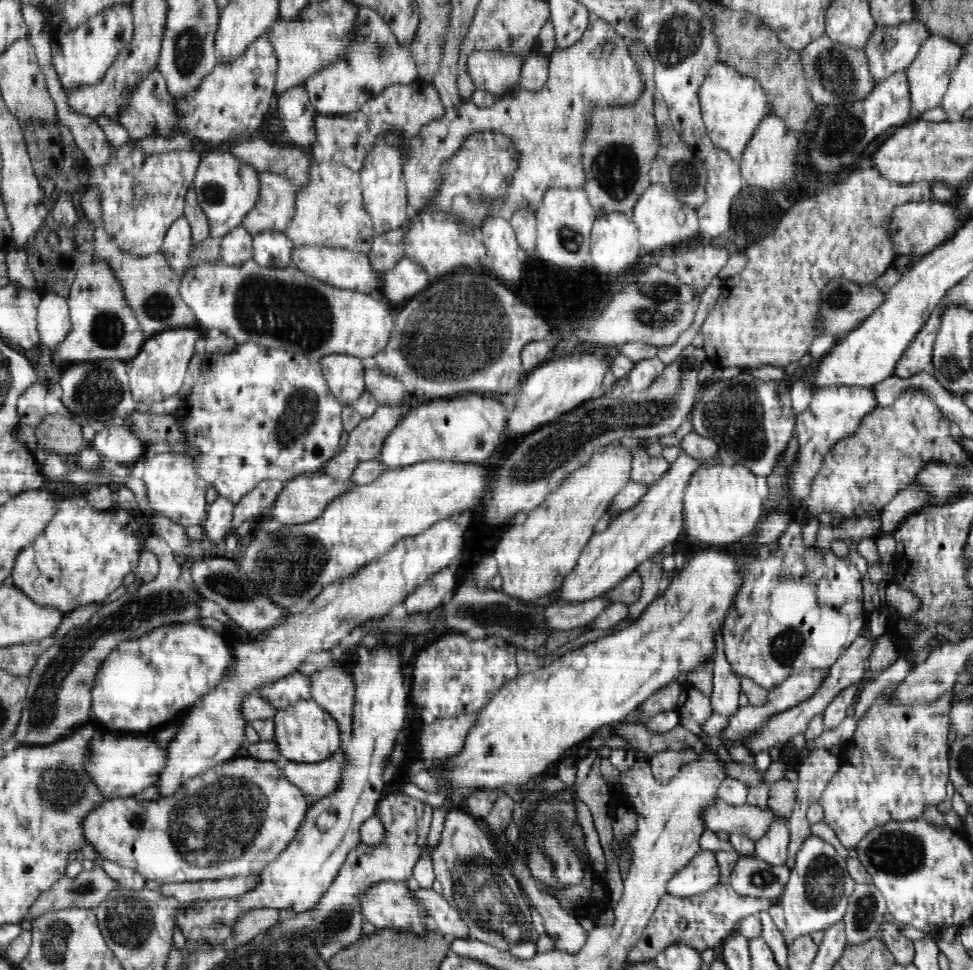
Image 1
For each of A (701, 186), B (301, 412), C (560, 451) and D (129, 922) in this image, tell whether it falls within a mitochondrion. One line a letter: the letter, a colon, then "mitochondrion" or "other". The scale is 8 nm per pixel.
A: mitochondrion
B: mitochondrion
C: mitochondrion
D: mitochondrion

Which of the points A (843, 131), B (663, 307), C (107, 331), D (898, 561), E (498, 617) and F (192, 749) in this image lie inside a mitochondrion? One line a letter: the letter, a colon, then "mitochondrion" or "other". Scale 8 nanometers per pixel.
A: mitochondrion
B: mitochondrion
C: mitochondrion
D: other
E: mitochondrion
F: other

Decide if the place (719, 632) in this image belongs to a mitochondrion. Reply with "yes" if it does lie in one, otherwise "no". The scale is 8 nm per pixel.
no

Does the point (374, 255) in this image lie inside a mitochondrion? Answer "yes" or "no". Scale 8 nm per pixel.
no

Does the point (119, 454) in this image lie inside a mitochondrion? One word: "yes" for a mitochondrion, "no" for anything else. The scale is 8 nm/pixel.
no

